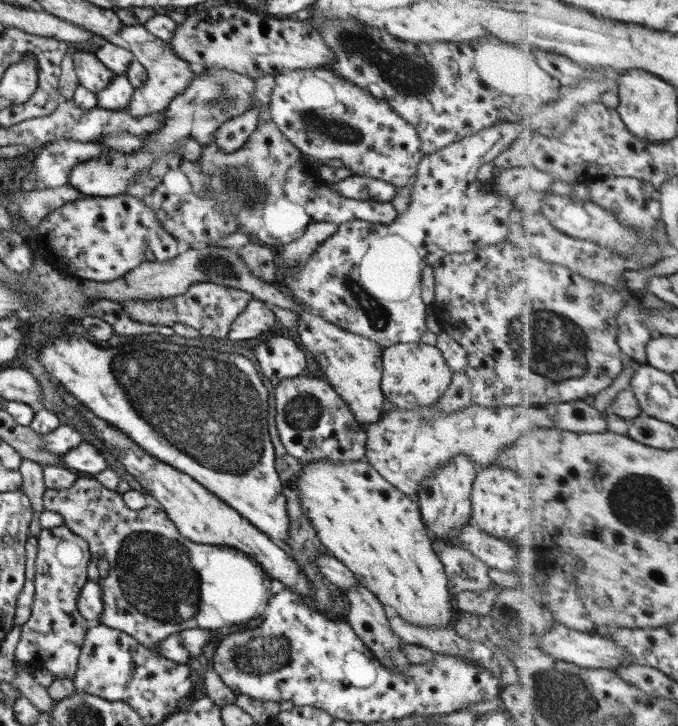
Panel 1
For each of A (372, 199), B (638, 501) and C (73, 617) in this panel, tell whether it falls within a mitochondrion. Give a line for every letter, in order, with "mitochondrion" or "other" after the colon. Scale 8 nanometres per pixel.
A: other
B: mitochondrion
C: other

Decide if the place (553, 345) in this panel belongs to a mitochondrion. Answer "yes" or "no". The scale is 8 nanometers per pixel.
yes

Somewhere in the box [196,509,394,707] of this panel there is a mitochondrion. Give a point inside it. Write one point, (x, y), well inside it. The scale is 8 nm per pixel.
(265, 653)

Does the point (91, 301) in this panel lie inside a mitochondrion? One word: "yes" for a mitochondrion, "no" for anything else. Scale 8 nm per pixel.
no

